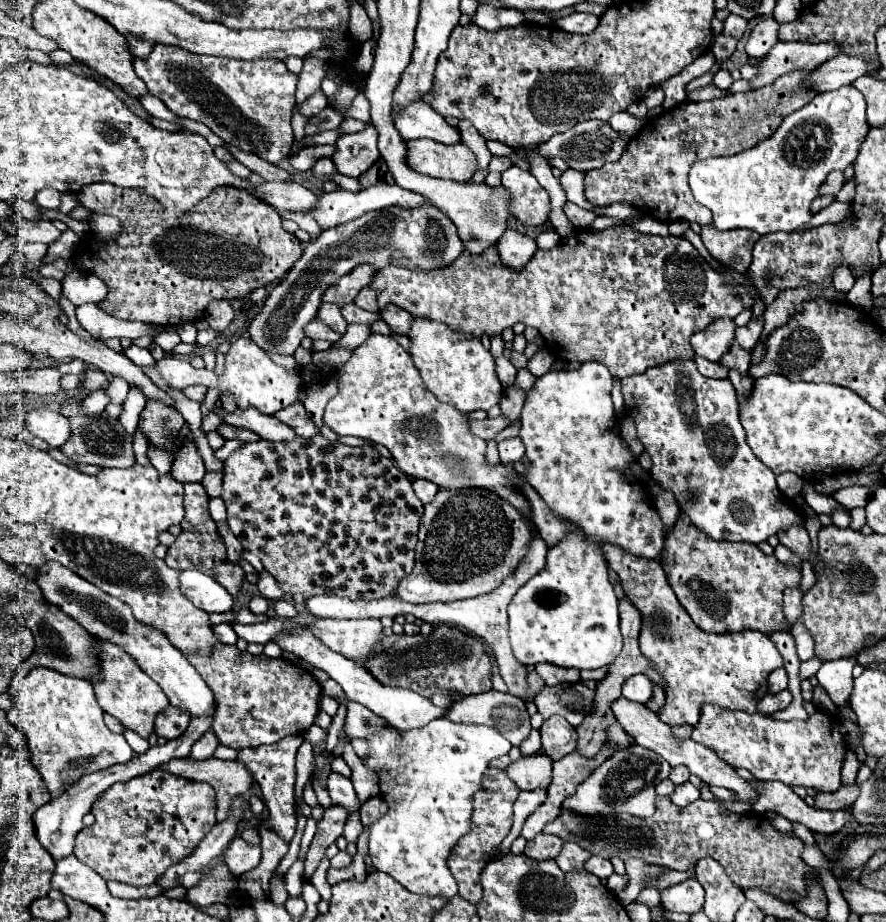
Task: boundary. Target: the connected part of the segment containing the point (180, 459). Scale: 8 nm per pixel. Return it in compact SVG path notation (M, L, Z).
M193 440L185 442L185 446L181 448L181 454L177 454L171 474L177 482L201 482L205 476L205 466L203 466L203 458L201 454L197 454L197 446Z

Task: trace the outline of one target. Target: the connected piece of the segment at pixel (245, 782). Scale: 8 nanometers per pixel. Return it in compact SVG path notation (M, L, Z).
M175 758L173 762L167 762L165 766L157 766L157 768L171 772L173 776L183 776L187 780L211 784L217 792L217 802L219 802L216 823L220 823L225 818L225 812L229 810L229 798L247 792L253 782L249 770L235 760L209 758L209 762L193 762L191 758Z

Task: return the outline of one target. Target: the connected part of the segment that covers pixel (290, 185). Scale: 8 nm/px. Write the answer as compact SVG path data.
M263 182L255 190L259 198L277 210L309 212L317 206L317 196L297 182Z

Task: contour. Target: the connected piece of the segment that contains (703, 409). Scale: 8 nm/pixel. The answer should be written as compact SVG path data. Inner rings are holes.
M673 360L621 380L625 408L635 408L643 414L633 416L633 420L637 424L637 438L653 460L651 476L675 494L681 512L685 512L693 524L713 540L759 544L789 526L803 526L804 515L789 502L783 502L785 496L779 494L773 472L751 452L745 440L745 430L739 422L739 404L729 379L709 380L701 376L693 360L683 360L681 366L683 370L679 370L679 360Z

